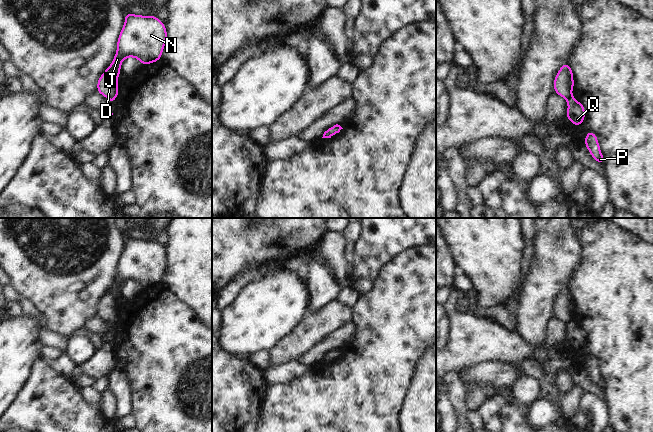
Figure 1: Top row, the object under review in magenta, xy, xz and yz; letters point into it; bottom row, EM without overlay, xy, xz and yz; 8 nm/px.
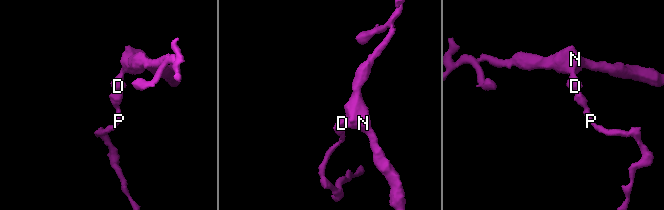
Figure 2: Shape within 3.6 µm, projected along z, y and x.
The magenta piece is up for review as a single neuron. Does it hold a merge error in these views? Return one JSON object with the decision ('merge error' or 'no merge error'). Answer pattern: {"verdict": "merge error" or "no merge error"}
{"verdict": "merge error"}

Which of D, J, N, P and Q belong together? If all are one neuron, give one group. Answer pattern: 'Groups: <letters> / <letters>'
Groups: D J N / P Q.

